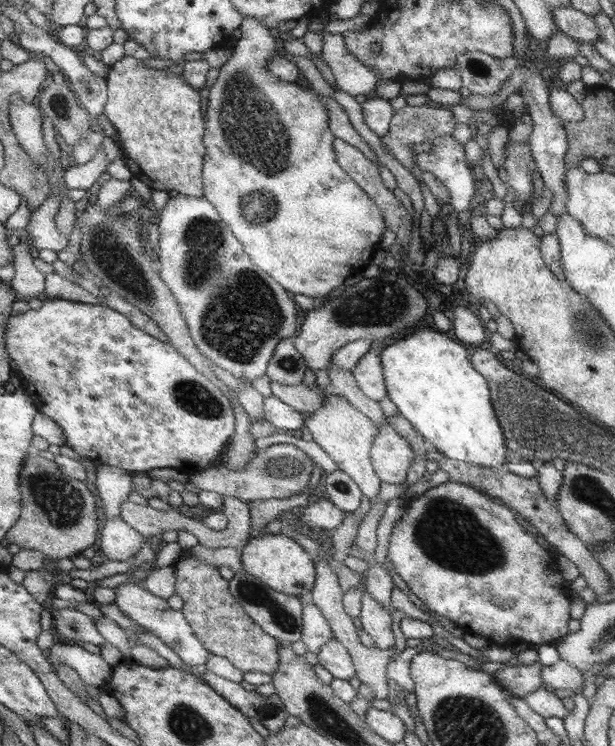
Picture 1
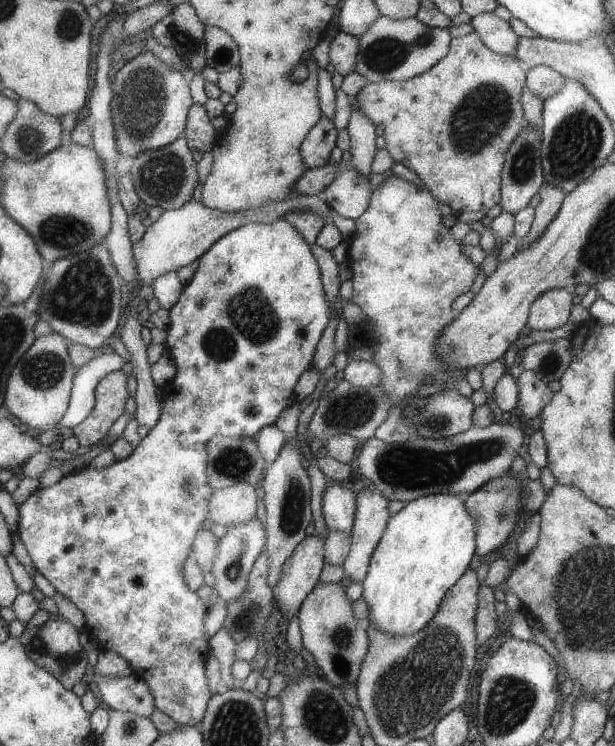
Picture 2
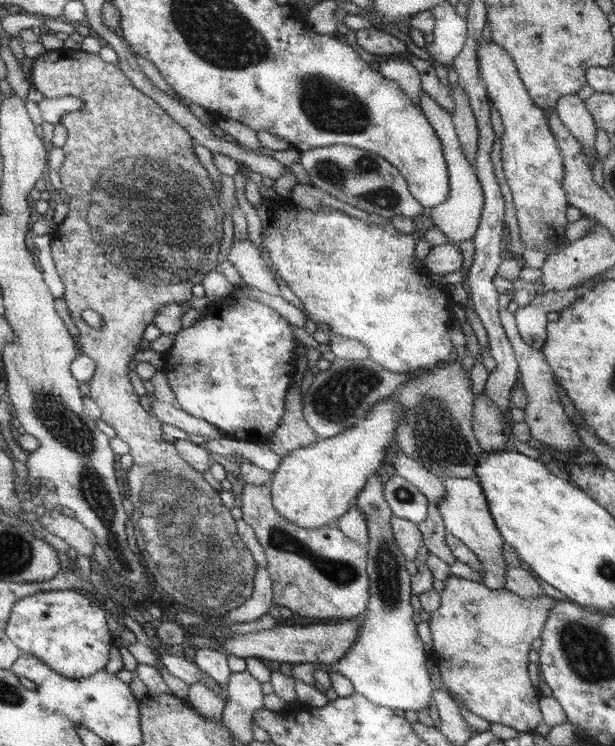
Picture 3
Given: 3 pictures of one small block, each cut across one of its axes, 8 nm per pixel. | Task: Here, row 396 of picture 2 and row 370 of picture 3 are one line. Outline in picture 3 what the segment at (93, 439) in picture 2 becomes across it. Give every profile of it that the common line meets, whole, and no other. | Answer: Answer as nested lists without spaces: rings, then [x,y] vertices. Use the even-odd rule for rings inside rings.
[[[65,48],[53,50],[53,52],[45,52],[35,59],[32,82],[33,86],[41,92],[45,99],[57,98],[58,96],[74,96],[82,102],[77,110],[65,113],[60,120],[60,123],[63,124],[67,132],[67,138],[62,146],[64,161],[61,163],[58,175],[63,186],[63,192],[67,194],[69,202],[67,204],[68,214],[64,218],[64,221],[54,228],[50,240],[50,251],[55,272],[59,276],[61,283],[65,286],[62,299],[65,301],[65,305],[67,305],[71,320],[75,323],[75,327],[79,331],[79,335],[75,339],[77,347],[80,347],[81,354],[90,358],[95,365],[93,376],[88,382],[89,399],[95,401],[97,407],[99,407],[101,420],[107,426],[113,428],[115,437],[127,444],[128,453],[132,458],[132,465],[128,470],[128,499],[132,504],[132,512],[129,520],[131,520],[132,526],[134,527],[133,534],[137,550],[139,550],[138,556],[144,562],[147,572],[155,580],[155,584],[157,584],[158,588],[161,588],[158,593],[160,600],[163,599],[163,607],[165,608],[163,622],[171,621],[176,613],[186,612],[186,608],[191,608],[193,610],[192,612],[197,612],[196,614],[202,614],[207,618],[216,619],[221,622],[222,615],[241,606],[251,594],[254,578],[249,578],[247,574],[253,574],[255,572],[255,562],[253,562],[252,553],[241,544],[241,540],[239,540],[240,536],[237,536],[238,530],[235,530],[235,522],[229,516],[227,508],[219,502],[219,498],[217,498],[218,492],[215,492],[215,489],[211,488],[205,482],[204,478],[201,478],[199,471],[189,466],[181,458],[176,447],[167,444],[167,442],[163,442],[161,428],[159,428],[161,424],[155,420],[155,416],[149,416],[141,408],[141,404],[137,402],[137,396],[135,396],[133,388],[129,386],[129,378],[127,378],[127,364],[129,364],[131,356],[139,350],[139,344],[142,344],[139,334],[143,334],[145,328],[153,323],[153,316],[156,312],[165,304],[181,304],[181,302],[189,301],[193,298],[191,288],[194,285],[199,285],[211,270],[217,269],[217,254],[222,235],[221,220],[223,214],[218,203],[218,198],[215,198],[215,188],[211,186],[211,180],[209,180],[207,172],[203,170],[203,166],[193,156],[193,150],[191,150],[191,144],[193,142],[187,136],[188,131],[184,127],[181,127],[179,123],[173,122],[170,116],[164,110],[161,110],[161,107],[157,106],[157,103],[153,102],[148,95],[137,90],[127,75],[124,74],[124,71],[119,70],[116,65],[101,62],[97,53],[85,53],[81,50],[74,51],[73,49]],[[85,309],[92,310],[99,315],[99,318],[101,318],[101,326],[99,328],[89,328],[87,324],[84,324],[81,318],[81,311]]]

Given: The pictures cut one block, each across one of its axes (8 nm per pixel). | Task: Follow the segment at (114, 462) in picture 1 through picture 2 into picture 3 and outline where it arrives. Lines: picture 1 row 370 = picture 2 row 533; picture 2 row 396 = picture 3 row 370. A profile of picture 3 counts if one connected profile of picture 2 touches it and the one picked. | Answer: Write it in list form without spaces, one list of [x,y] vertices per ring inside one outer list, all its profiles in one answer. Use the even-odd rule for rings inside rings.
[[[241,282],[225,300],[212,302],[208,310],[202,313],[199,323],[179,331],[167,349],[163,373],[173,392],[176,406],[183,413],[216,426],[223,436],[230,439],[265,444],[284,414],[285,394],[293,382],[295,360],[292,346],[295,337],[287,321],[251,297],[249,290],[251,287]]]

